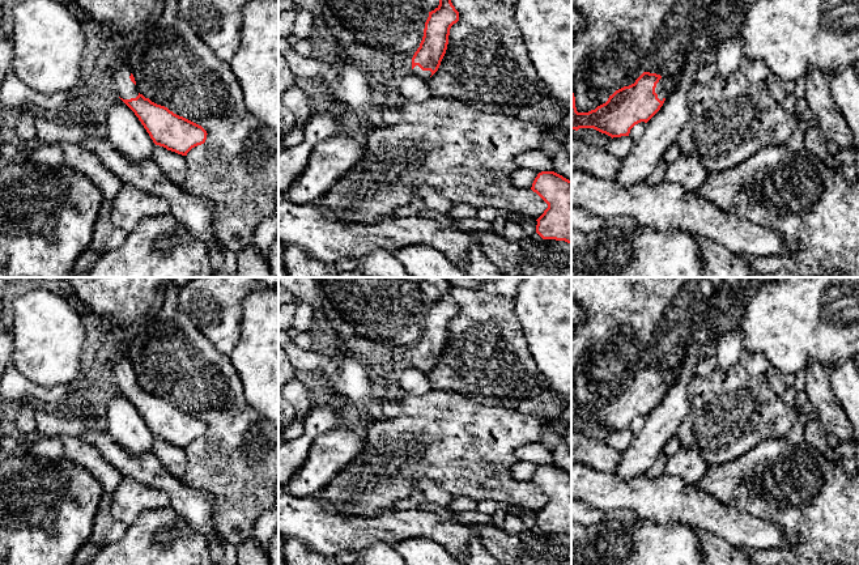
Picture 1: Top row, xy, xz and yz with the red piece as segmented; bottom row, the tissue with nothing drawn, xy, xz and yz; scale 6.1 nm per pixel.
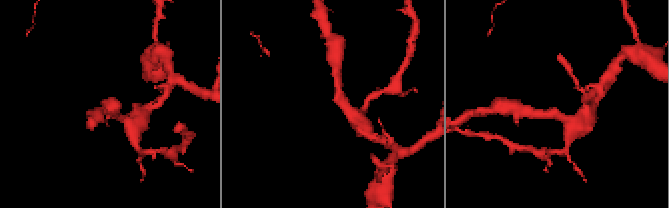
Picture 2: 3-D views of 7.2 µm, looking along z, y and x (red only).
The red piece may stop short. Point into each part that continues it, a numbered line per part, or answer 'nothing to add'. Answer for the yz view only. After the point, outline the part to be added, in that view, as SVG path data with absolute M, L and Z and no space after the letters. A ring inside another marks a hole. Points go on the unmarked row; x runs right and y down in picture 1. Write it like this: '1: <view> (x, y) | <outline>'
1: yz (660, 383) | M663 370L656 377L655 386L658 387L658 391L660 394L663 394L667 390L665 373Z

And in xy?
1: xy (126, 382) | M127 357L114 366L114 377L116 379L118 388L123 392L136 391L139 388L136 378L131 374L129 369L131 364Z

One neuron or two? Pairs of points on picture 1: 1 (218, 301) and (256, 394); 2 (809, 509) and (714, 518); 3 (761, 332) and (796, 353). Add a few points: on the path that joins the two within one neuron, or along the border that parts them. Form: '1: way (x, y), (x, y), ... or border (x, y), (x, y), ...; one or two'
1: border (242, 313), (241, 335), (229, 355); two
2: border (723, 502), (768, 519), (779, 529); two
3: way (770, 332), (775, 332), (787, 344); one

